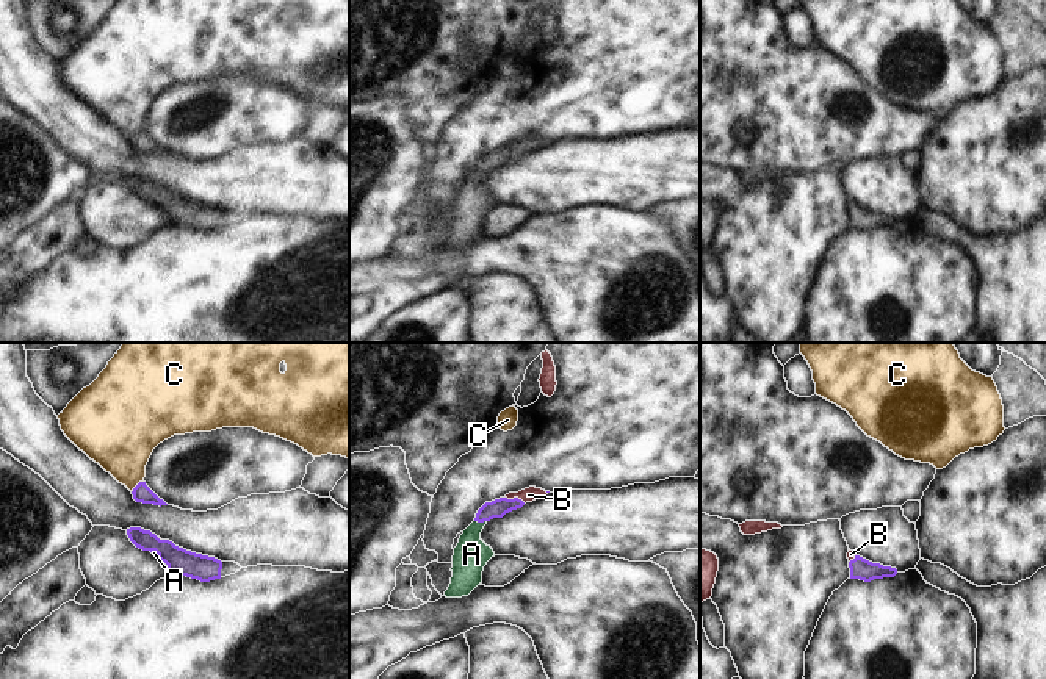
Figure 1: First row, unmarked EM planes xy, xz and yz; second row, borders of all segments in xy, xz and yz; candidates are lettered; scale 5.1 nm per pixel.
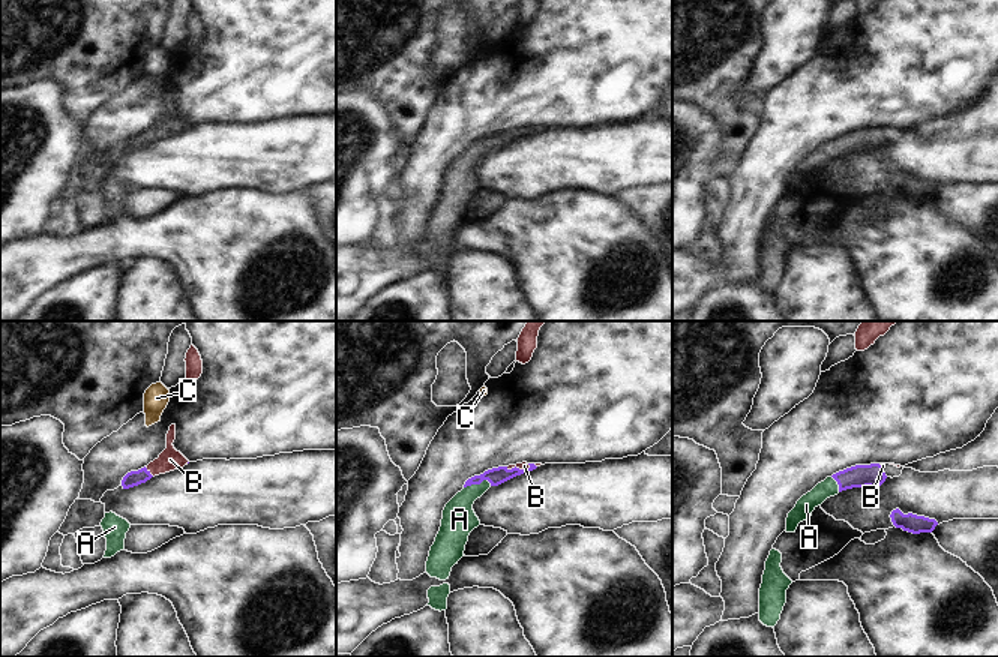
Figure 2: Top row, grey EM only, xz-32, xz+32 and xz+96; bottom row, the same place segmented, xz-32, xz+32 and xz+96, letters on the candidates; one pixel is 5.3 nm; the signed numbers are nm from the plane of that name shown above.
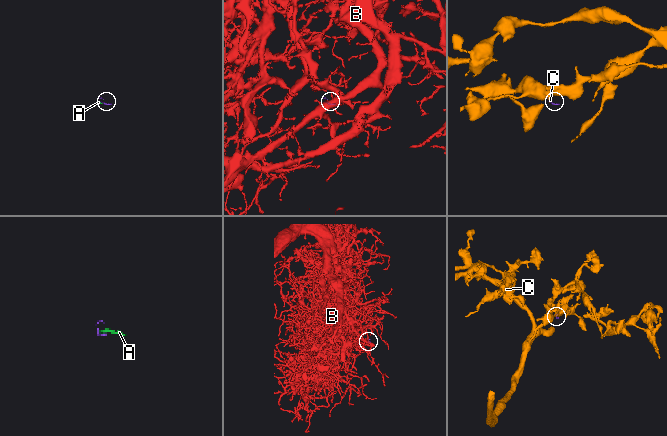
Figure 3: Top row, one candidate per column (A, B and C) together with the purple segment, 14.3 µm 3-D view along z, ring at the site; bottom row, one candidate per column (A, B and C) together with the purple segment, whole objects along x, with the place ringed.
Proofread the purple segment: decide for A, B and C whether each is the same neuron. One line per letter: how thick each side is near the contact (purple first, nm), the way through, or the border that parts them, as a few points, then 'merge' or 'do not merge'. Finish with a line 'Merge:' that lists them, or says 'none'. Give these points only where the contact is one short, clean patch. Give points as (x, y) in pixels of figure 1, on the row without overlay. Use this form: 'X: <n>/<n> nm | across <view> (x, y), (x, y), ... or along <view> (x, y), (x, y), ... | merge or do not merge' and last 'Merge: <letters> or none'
A: 100/180 nm | across xz (497, 158), (481, 171), (472, 183), (472, 204) | merge
B: 100/80 nm | merge
C: 100/340 nm | along xy (143, 130), (132, 141) | do not merge
Merge: A, B

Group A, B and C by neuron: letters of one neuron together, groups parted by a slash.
A B / C

